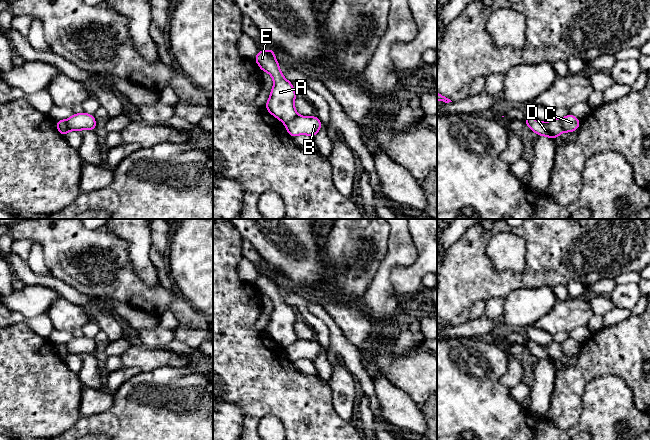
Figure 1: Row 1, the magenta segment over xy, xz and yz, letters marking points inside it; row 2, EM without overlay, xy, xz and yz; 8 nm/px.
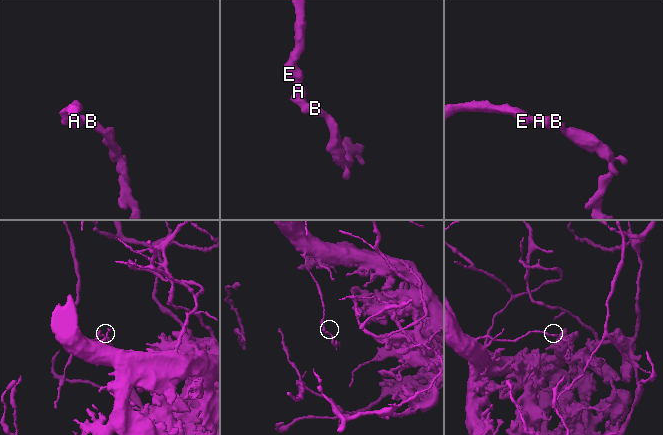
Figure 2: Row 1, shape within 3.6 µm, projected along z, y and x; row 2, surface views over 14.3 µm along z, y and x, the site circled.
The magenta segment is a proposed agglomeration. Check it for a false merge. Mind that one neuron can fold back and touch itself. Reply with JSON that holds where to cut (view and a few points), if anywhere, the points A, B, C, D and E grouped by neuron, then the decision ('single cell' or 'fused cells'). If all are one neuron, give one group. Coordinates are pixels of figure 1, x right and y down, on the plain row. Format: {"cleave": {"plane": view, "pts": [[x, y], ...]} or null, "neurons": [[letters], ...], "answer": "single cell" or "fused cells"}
{"cleave": {"plane": "xz", "pts": [[297, 339], [285, 348]]}, "neurons": [["A", "D", "E"], ["B", "C"]], "answer": "fused cells"}

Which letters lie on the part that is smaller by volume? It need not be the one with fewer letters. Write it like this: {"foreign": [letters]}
{"foreign": ["B", "C"]}

